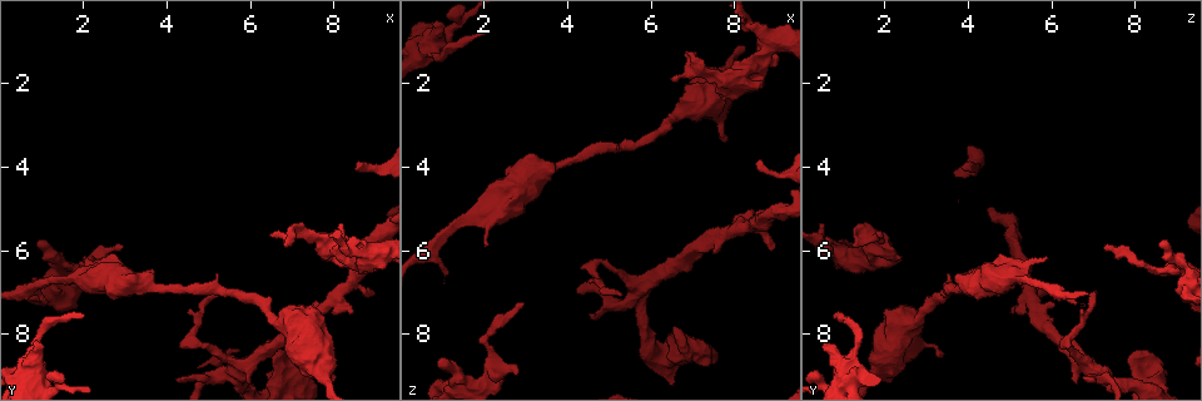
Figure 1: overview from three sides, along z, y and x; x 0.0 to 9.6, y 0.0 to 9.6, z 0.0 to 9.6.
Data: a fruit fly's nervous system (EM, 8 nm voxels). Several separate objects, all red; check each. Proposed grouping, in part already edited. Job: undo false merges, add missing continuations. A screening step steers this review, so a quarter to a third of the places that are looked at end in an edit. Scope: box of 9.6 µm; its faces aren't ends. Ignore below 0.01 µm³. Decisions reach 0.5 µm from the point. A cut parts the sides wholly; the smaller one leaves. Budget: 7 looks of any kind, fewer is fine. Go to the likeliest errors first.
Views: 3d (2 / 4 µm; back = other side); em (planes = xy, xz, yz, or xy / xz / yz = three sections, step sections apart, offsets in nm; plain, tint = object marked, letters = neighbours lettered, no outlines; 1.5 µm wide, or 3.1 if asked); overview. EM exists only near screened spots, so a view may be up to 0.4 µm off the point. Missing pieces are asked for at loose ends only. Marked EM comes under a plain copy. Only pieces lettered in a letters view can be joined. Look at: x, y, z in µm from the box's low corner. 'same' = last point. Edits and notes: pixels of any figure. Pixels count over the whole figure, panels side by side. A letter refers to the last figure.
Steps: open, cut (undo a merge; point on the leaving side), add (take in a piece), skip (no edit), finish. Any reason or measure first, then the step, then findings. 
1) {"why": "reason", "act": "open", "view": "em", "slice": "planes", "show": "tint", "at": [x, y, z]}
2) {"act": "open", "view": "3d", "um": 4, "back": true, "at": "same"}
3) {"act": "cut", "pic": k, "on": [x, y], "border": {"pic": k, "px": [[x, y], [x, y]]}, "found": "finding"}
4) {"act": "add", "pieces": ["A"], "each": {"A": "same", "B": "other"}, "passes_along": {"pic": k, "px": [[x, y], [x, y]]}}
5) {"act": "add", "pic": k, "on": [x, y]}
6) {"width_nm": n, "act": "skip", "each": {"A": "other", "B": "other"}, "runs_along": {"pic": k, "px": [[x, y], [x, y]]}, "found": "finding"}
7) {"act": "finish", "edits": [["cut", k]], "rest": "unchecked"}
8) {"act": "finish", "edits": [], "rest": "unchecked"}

{"why": "an open end", "act": "open", "view": "3d", "um": 4, "at": [8.55, 4.05, 3.85]}

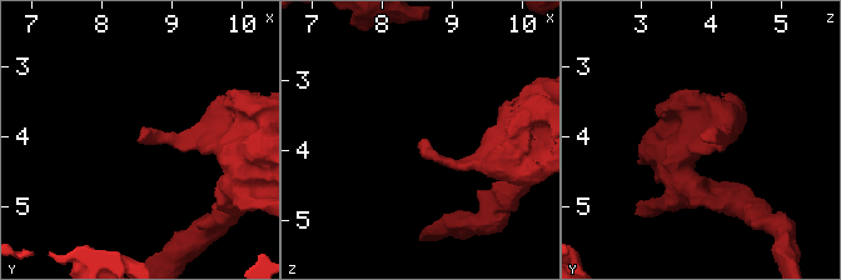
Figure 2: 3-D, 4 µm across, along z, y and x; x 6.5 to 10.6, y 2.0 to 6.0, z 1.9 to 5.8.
{"act": "open", "view": "em", "slice": "planes", "show": "letters", "at": [8.50, 4.05, 3.95]}

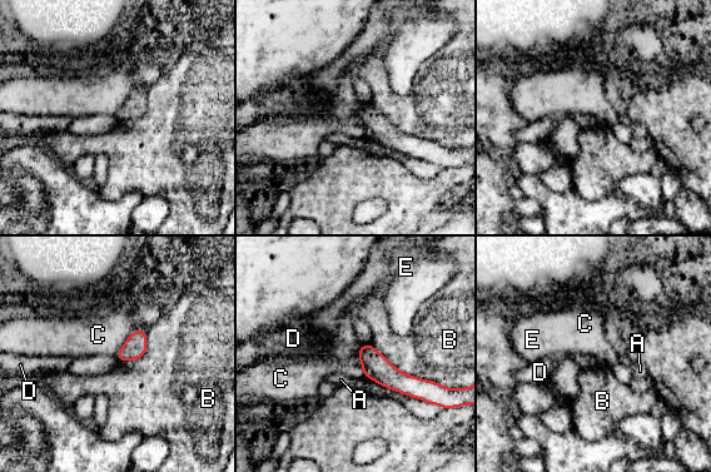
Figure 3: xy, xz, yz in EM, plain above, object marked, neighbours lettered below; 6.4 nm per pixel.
{"longest_contact_nm": ["B", 240], "act": "skip", "each": {"A": "other", "B": "other", "C": "other", "D": "other", "E": "other"}, "border": {"pic": 3, "px": [[139, 329], [129, 336], [115, 354]]}, "found": "none of them fits"}

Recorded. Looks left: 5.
{"why": "tapers out", "act": "open", "view": "em", "slice": "xy", "step": 8, "show": "tint", "at": [2.00, 7.65, 0.80]}

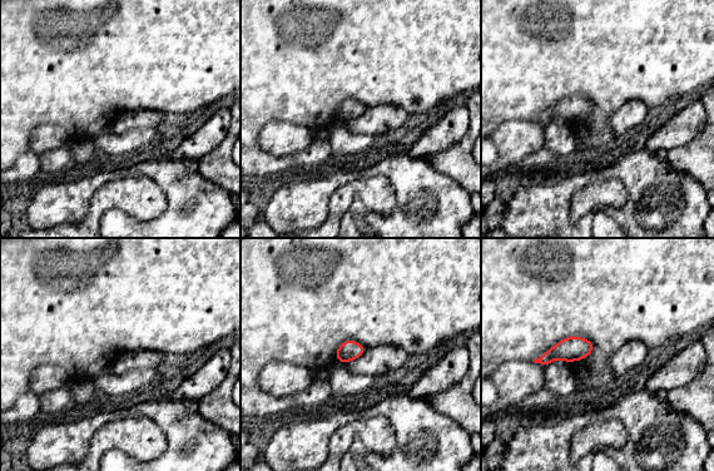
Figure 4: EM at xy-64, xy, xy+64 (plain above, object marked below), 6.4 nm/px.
{"act": "open", "view": "em", "slice": "planes", "show": "letters", "at": "same"}

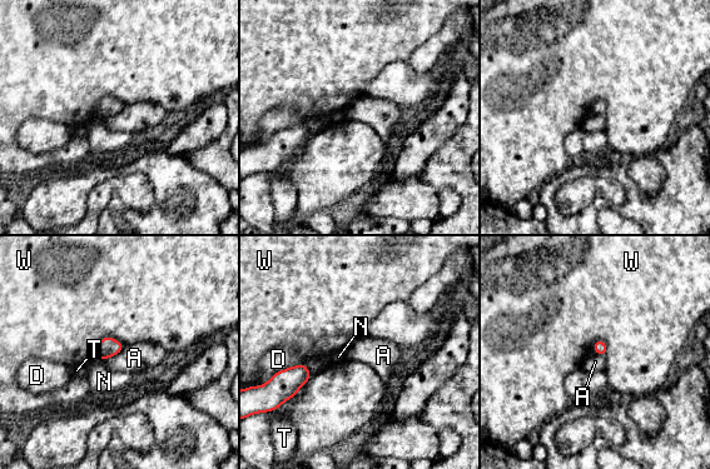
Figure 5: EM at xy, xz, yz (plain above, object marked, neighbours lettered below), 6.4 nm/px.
{"width_nm": 90, "act": "skip", "each": {"A": "other", "D": "other", "N": "other", "T": "other", "W": "other"}, "border": {"pic": 5, "px": [[124, 345], [118, 353], [103, 359]]}, "found": "no lettered piece goes on from it"}

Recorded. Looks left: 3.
{"act": "open", "view": "3d", "um": 4, "at": [2.10, 6.15, 5.95]}

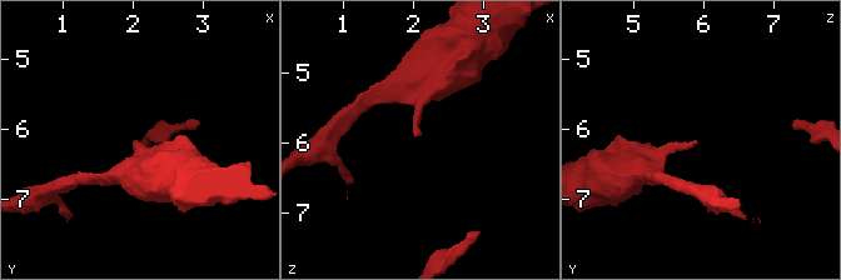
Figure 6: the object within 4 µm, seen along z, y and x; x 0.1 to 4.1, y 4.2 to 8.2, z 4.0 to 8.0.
{"act": "open", "view": "em", "slice": "planes", "show": "letters", "at": [2.05, 6.20, 5.90]}

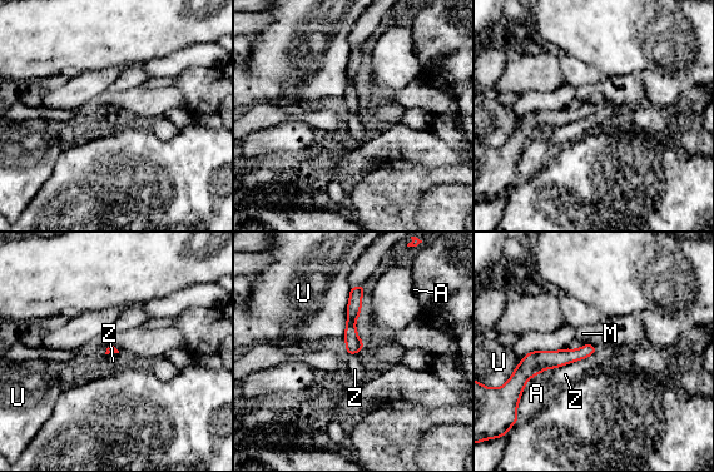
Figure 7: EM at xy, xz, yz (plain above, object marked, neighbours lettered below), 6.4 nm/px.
{"act": "skip", "each": {"A": "other", "M": "other", "U": "other", "Z": "other"}, "runs_along": {"pic": 7, "px": [[593, 349], [539, 359], [521, 371]]}, "found": "none of them fits"}

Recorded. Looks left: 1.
{"act": "finish", "edits": [], "rest": "unchecked"}

